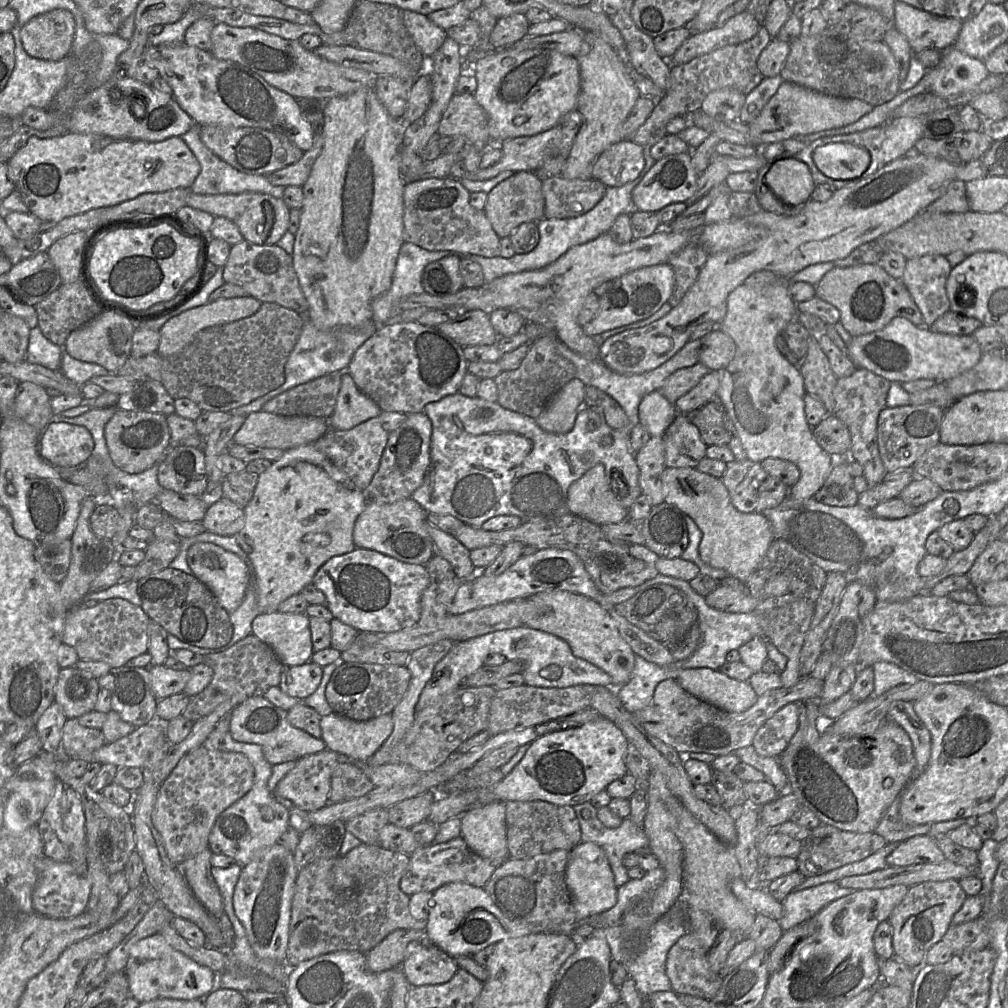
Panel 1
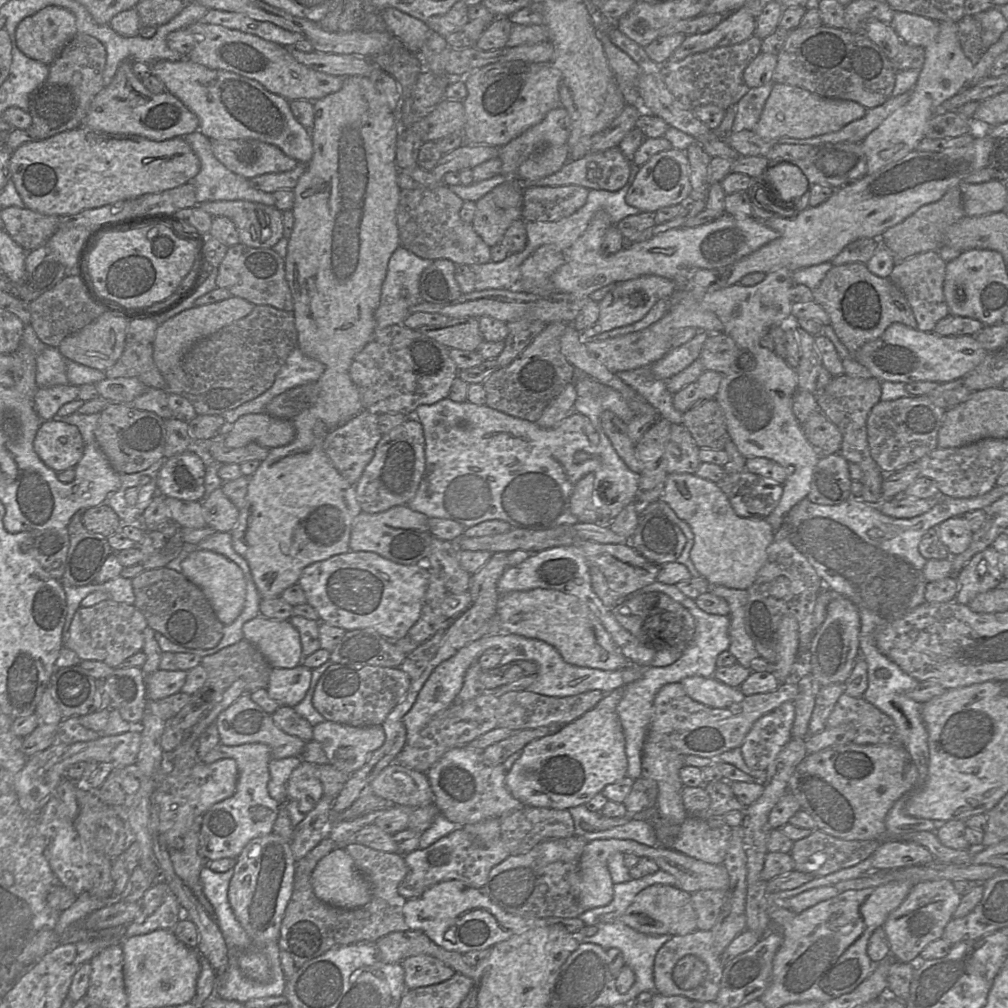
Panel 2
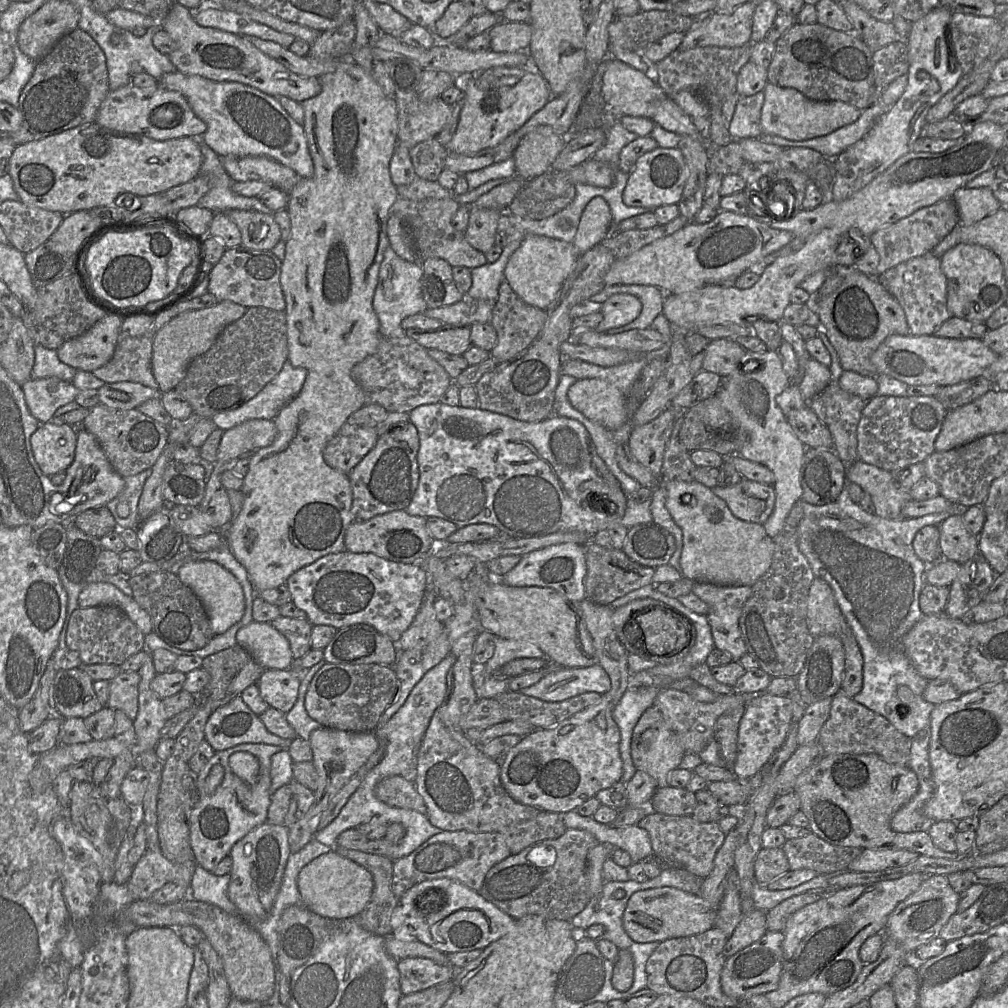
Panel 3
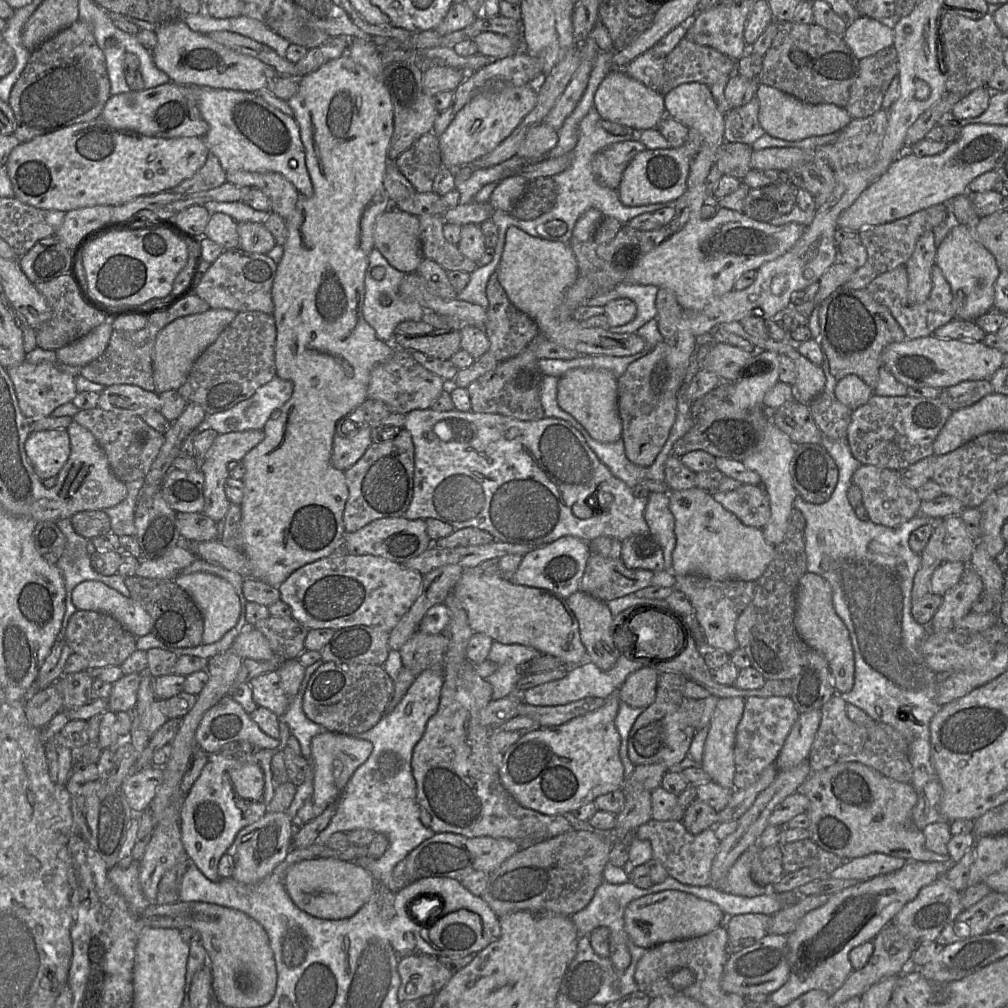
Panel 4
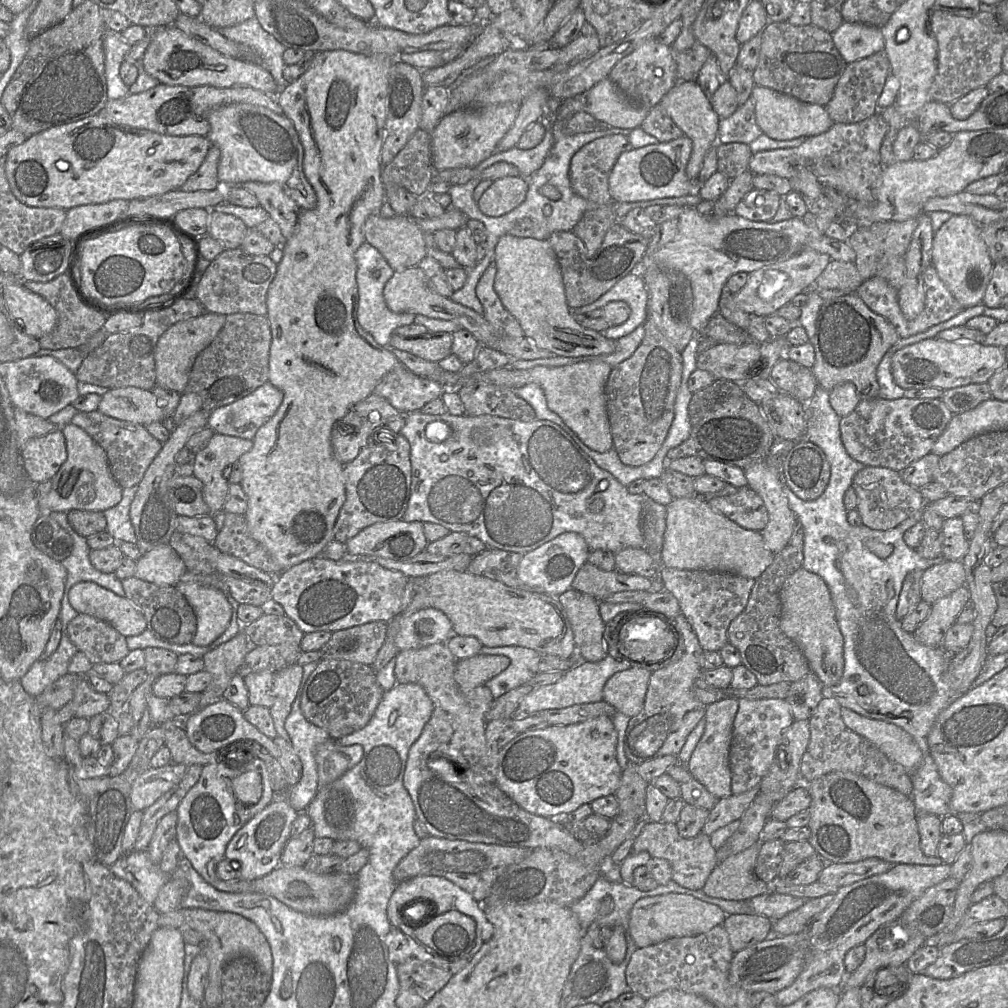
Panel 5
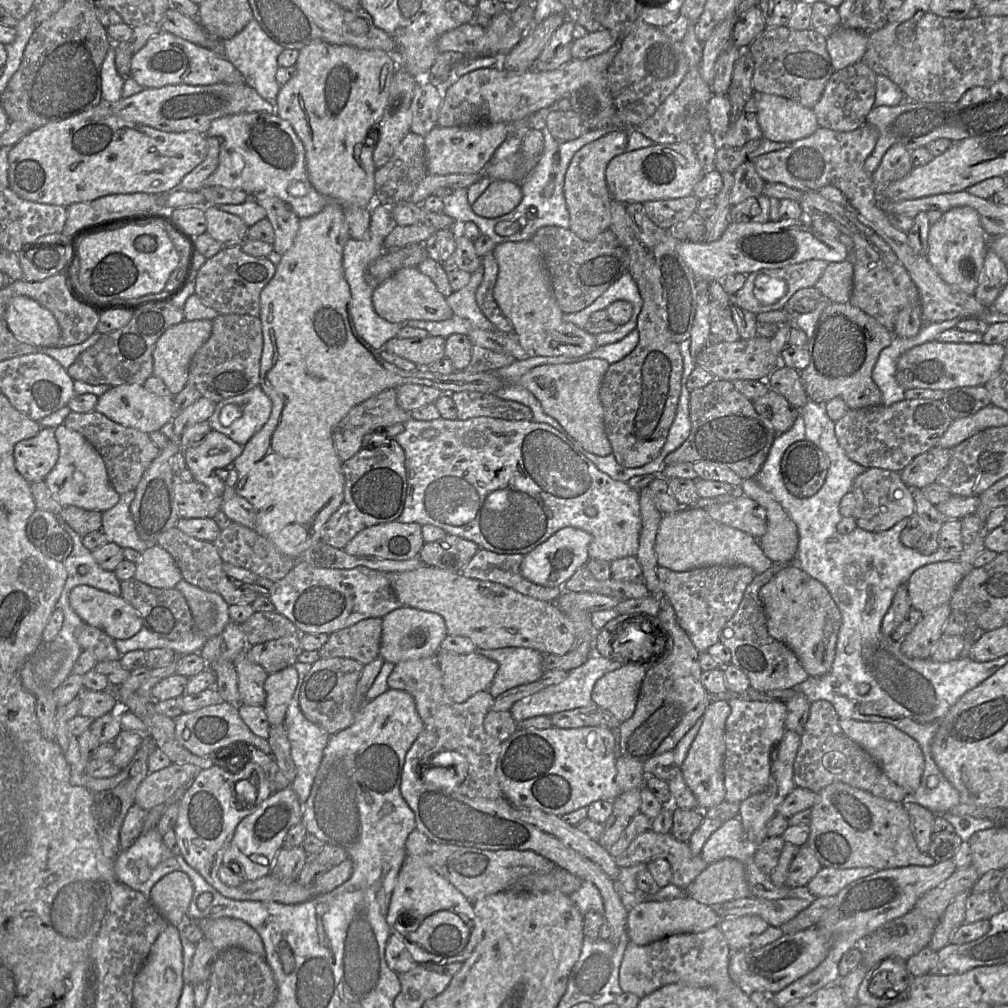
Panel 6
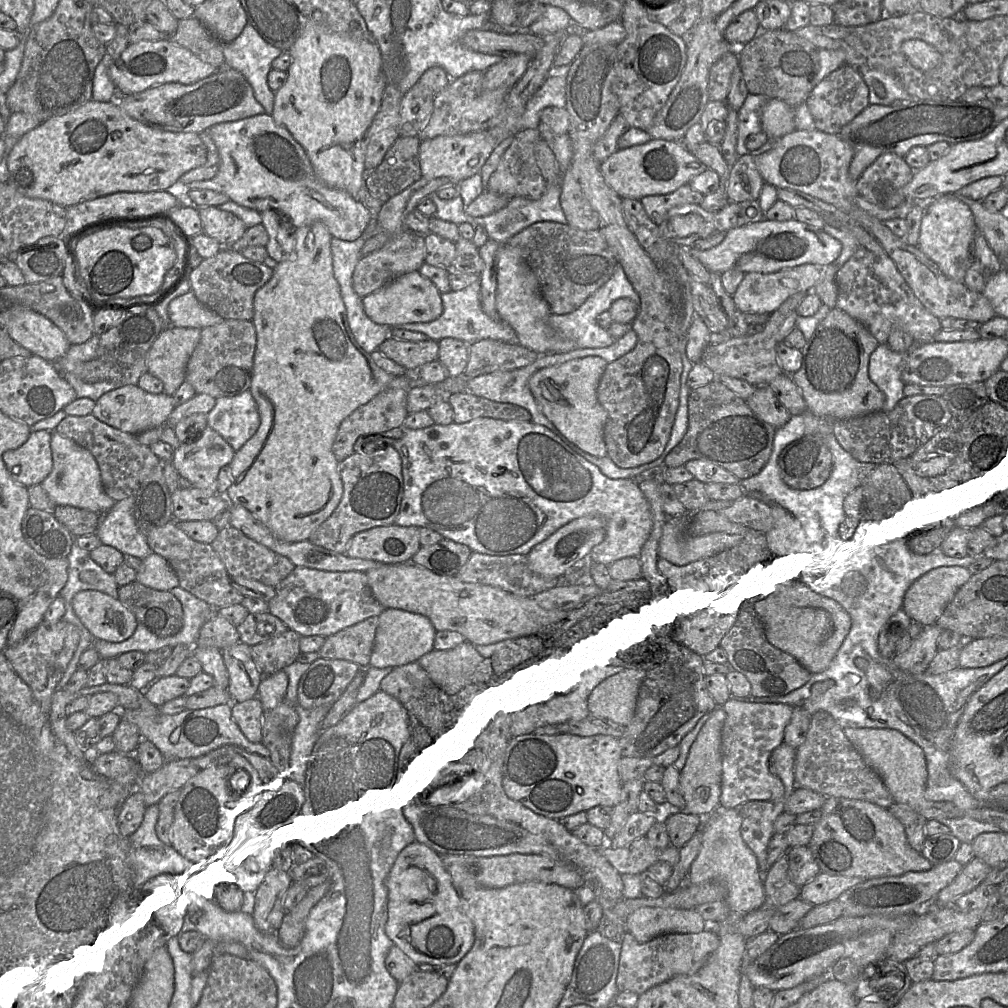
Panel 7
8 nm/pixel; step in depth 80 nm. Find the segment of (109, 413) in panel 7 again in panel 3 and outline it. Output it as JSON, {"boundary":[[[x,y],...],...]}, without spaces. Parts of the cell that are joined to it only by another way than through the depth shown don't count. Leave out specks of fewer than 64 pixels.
{"boundary":[[[129,381],[105,383],[98,393],[100,403],[125,410],[136,409],[149,399],[161,399],[162,394],[159,389]]]}

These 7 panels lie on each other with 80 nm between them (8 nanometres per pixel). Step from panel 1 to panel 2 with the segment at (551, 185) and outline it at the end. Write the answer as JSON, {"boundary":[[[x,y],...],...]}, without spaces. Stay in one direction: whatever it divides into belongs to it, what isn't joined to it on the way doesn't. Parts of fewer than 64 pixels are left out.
{"boundary":[[[578,185],[526,187],[522,219],[551,222],[570,216],[585,205],[588,194],[588,188]]]}

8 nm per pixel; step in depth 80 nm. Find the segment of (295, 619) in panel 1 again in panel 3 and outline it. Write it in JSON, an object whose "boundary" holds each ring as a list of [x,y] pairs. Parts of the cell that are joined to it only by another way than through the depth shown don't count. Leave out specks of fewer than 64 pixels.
{"boundary":[[[250,622],[237,632],[236,644],[247,650],[251,654],[253,660],[264,669],[286,670],[289,669],[294,662],[287,638],[269,622]]]}

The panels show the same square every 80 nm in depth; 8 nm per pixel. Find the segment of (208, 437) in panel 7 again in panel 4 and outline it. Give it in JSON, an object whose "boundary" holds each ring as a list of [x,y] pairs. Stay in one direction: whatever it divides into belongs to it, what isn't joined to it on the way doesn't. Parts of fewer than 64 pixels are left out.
{"boundary":[[[262,429],[218,434],[204,459],[200,460],[200,470],[204,475],[203,513],[216,523],[224,520],[231,504],[225,493],[225,483],[229,475],[227,464],[233,460],[241,461],[253,447],[264,439],[264,436]]]}

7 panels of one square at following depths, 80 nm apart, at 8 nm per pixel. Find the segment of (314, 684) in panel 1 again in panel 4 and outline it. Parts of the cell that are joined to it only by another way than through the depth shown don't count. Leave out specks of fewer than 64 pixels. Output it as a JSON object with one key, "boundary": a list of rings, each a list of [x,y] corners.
{"boundary":[[[271,671],[253,678],[249,685],[252,688],[253,701],[258,707],[264,707],[279,718],[287,712],[291,702],[280,683],[278,671]]]}

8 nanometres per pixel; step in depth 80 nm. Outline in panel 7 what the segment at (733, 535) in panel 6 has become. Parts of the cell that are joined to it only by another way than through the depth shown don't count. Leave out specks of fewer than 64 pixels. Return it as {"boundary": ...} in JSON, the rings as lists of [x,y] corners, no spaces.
{"boundary":[[[690,514],[685,519],[667,519],[658,543],[658,558],[675,566],[712,558],[737,544],[737,538],[727,534],[712,533],[700,537],[685,534]]]}

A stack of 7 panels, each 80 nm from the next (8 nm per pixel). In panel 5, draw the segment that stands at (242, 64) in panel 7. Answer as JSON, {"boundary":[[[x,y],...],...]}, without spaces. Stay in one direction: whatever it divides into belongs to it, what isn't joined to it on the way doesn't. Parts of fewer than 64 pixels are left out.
{"boundary":[[[255,16],[235,26],[217,30],[227,39],[246,47],[257,57],[257,62],[253,63],[266,69],[280,89],[288,84],[283,77],[286,66],[283,53],[286,47],[266,32]]]}

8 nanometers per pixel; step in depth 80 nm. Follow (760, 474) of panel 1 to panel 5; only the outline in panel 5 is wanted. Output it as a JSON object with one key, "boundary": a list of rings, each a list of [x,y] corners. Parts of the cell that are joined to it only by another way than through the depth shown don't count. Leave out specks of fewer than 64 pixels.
{"boundary":[[[747,486],[739,488],[737,493],[730,496],[713,497],[709,505],[747,530],[762,532],[768,523],[763,499]]]}

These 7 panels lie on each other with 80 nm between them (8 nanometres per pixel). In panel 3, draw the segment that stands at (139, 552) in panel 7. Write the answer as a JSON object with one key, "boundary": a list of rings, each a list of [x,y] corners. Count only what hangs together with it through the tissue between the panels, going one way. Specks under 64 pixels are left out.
{"boundary":[[[151,468],[137,475],[124,477],[124,489],[118,496],[105,505],[114,516],[118,530],[124,528],[138,528],[140,524],[138,502],[145,481],[150,475]]]}

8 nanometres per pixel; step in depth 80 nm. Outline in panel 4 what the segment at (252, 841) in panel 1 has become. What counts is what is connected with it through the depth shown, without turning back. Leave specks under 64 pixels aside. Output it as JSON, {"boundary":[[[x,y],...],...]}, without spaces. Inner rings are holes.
{"boundary":[[[280,717],[279,746],[276,749],[258,749],[254,752],[245,750],[246,746],[232,747],[225,745],[216,754],[209,754],[209,760],[203,767],[199,777],[186,794],[180,810],[181,841],[190,861],[211,881],[218,881],[218,865],[221,856],[234,842],[238,832],[256,822],[267,813],[267,807],[275,794],[271,761],[275,754],[287,747],[291,733],[283,717]],[[232,757],[251,757],[249,761],[256,764],[264,777],[262,795],[257,800],[240,798],[230,778],[230,769],[238,764]]]}

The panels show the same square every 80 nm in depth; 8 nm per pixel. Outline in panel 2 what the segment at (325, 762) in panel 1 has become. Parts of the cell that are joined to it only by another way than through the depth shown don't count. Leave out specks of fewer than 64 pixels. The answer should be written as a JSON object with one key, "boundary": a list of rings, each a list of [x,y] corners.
{"boundary":[[[302,761],[290,775],[286,794],[299,803],[301,812],[310,812],[323,797],[323,787],[317,778],[317,765]]]}

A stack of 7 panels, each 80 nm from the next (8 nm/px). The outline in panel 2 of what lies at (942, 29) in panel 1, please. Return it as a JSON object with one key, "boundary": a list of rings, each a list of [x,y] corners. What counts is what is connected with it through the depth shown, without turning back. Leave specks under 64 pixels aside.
{"boundary":[[[895,11],[891,25],[903,42],[918,47],[926,47],[938,35],[939,21],[916,14]]]}

